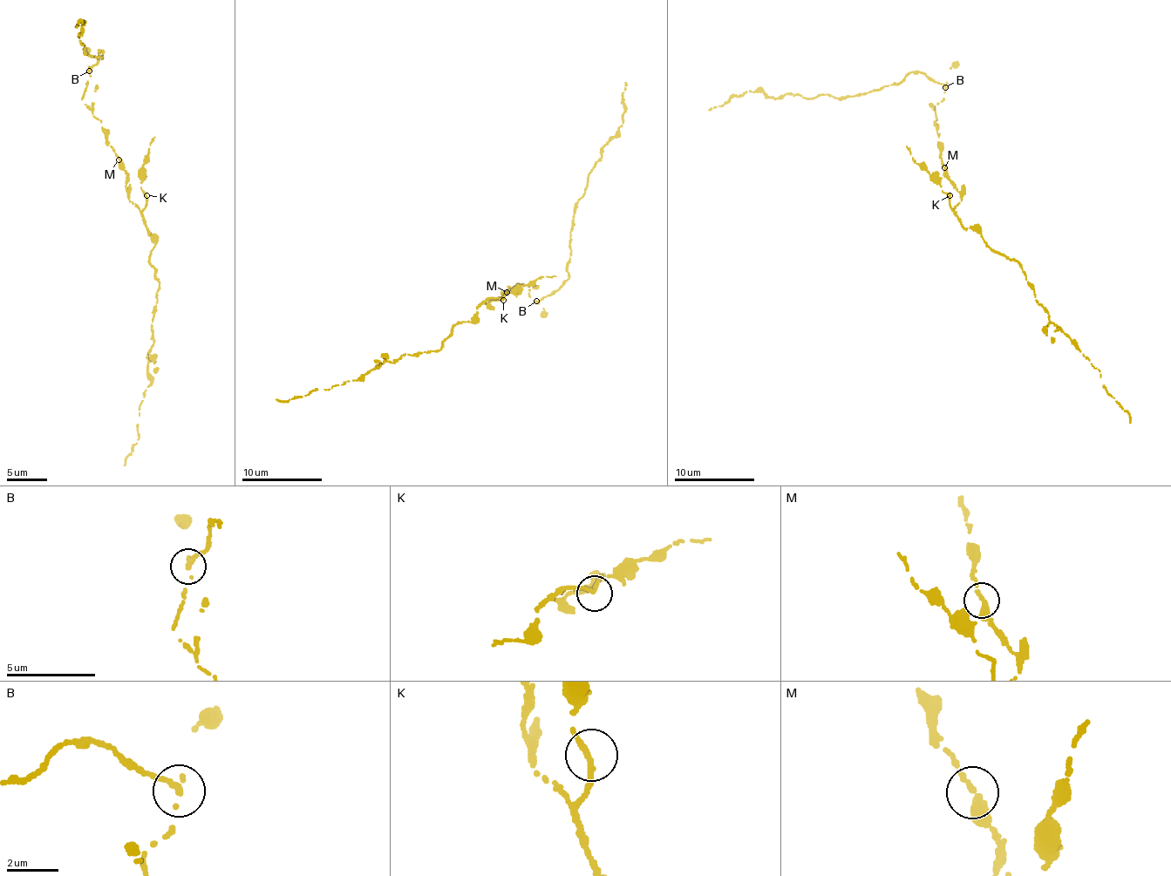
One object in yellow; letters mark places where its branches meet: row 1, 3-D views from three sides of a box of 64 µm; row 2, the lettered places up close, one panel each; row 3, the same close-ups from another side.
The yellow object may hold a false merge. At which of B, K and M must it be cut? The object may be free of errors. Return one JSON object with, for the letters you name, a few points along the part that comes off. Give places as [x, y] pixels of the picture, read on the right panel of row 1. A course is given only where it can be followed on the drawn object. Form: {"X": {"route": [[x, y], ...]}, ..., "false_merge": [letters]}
{"B": {"route": [[945, 87], [912, 71], [890, 85], [844, 98], [828, 93], [770, 98], [747, 91], [708, 109]]}, "false_merge": ["B"]}

